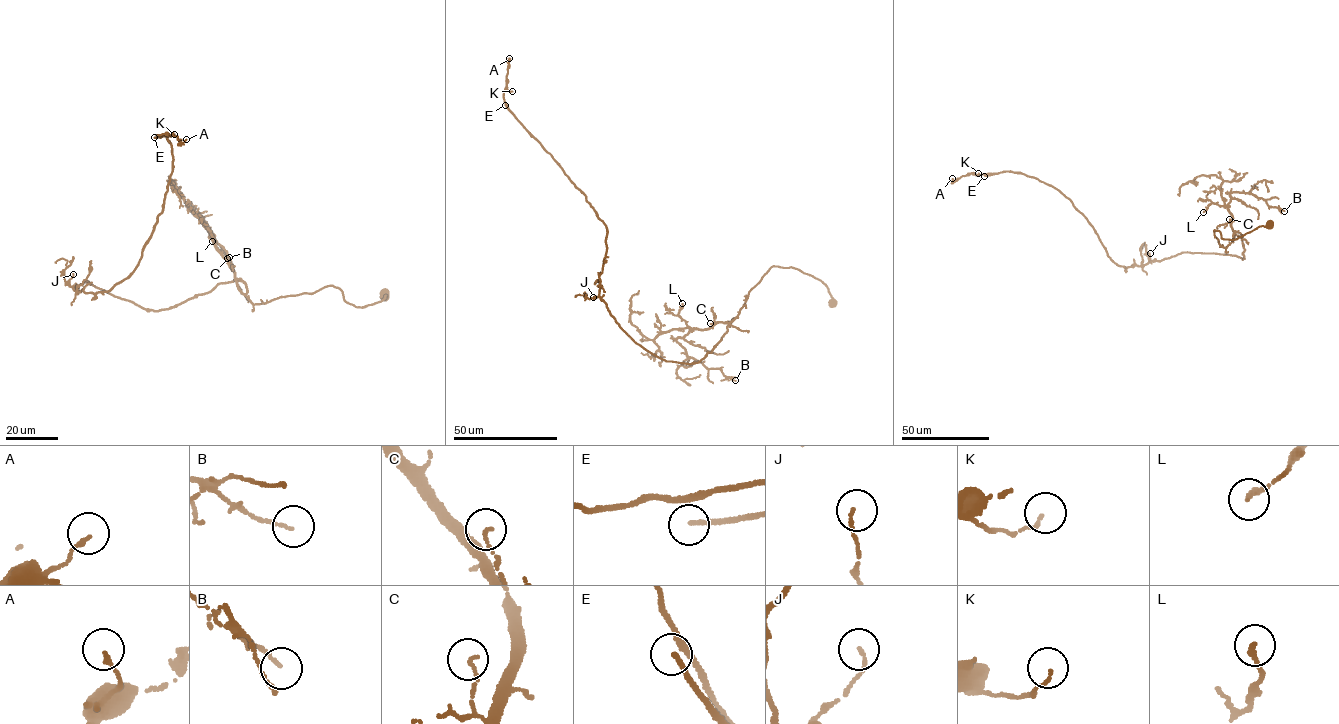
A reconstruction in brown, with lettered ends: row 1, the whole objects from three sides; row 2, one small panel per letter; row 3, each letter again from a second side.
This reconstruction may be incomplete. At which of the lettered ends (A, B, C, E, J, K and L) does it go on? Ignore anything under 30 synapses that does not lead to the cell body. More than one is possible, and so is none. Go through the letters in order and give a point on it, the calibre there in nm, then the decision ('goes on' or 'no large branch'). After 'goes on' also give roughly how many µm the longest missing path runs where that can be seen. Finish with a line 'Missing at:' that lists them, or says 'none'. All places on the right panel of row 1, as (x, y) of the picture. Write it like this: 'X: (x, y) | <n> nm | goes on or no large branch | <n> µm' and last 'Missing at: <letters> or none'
A: (952, 178) | 140 nm | no large branch
B: (1284, 211) | 100 nm | no large branch
C: (1229, 219) | 110 nm | no large branch
E: (984, 176) | 110 nm | goes on | 60 µm
J: (1150, 253) | 90 nm | no large branch
K: (978, 173) | 100 nm | no large branch
L: (1203, 212) | 160 nm | no large branch
Missing at: E

